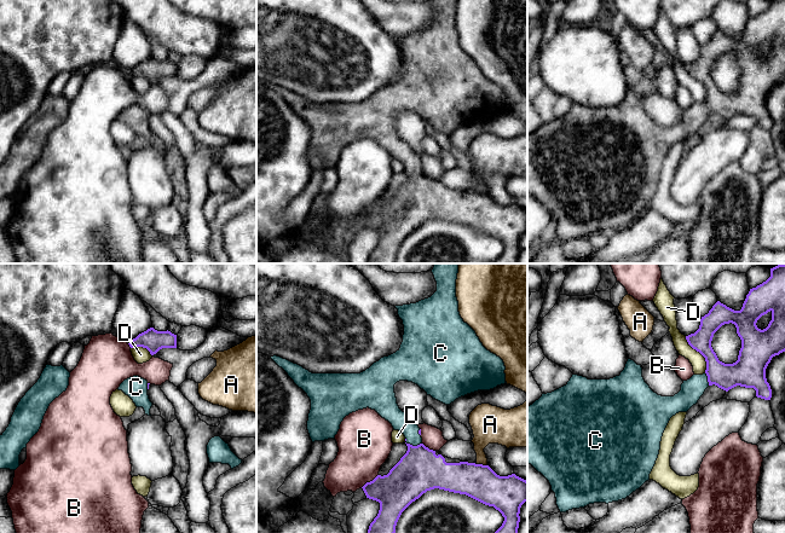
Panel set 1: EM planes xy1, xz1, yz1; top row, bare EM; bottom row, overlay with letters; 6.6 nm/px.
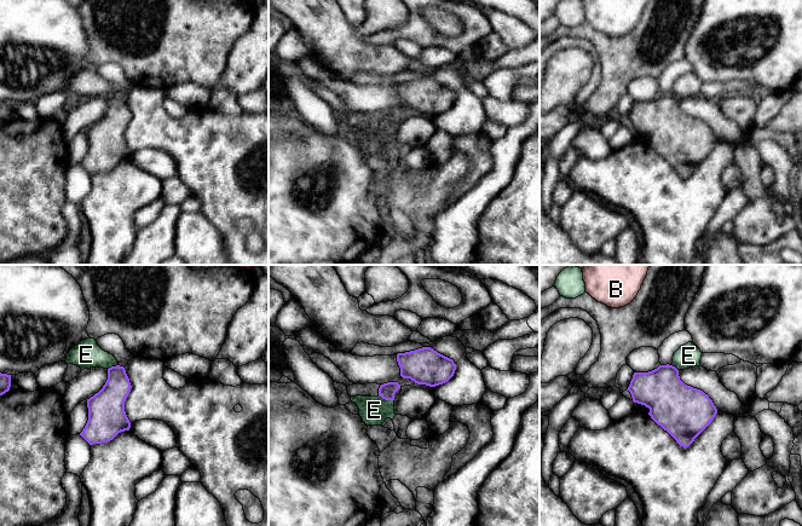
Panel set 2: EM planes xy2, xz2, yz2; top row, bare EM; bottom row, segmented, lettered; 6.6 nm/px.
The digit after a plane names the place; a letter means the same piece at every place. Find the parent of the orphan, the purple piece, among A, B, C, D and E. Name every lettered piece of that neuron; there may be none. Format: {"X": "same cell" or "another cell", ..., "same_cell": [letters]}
{"A": "another cell", "B": "another cell", "C": "same cell", "D": "another cell", "E": "another cell", "same_cell": ["C"]}

